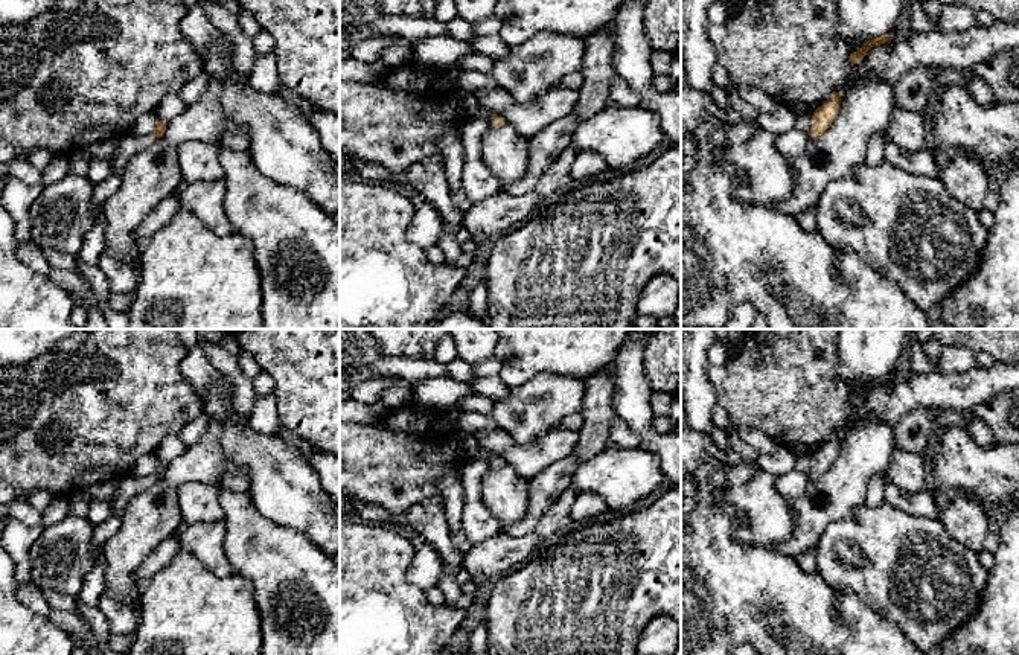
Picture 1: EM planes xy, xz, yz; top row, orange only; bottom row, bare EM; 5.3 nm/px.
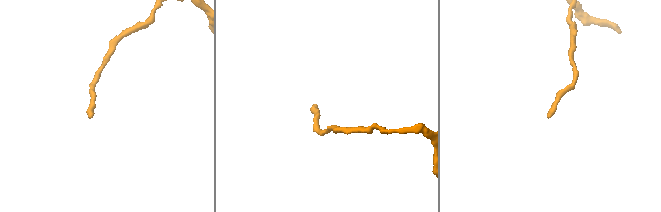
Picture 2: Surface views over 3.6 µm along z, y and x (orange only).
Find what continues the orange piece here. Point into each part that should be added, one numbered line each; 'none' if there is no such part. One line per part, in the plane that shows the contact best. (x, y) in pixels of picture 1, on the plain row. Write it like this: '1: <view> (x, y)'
1: xz (472, 450)

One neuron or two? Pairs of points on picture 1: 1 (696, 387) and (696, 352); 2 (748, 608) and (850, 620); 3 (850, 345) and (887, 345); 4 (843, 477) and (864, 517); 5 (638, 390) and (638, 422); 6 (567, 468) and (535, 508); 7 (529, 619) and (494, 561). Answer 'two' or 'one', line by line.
1: one
2: one
3: one
4: two
5: one
6: one
7: two

